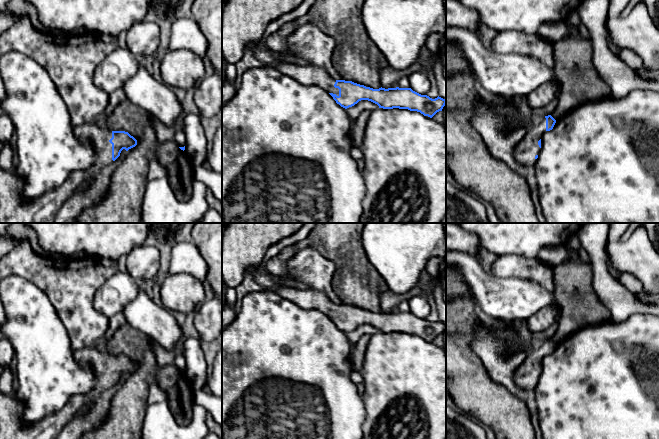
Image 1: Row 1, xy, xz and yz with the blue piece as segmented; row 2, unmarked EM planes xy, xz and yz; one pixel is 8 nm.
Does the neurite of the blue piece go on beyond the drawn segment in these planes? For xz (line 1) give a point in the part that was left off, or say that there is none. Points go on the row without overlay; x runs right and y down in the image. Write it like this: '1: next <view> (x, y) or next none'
1: next xz (306, 297)

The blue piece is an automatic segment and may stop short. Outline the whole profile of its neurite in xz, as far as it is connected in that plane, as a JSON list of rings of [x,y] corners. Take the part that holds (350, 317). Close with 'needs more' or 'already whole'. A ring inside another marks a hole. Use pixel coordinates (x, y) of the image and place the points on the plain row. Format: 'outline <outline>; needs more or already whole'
outline [[[281,287],[276,292],[284,299],[306,309],[317,309],[328,316],[341,331],[347,333],[361,324],[371,325],[383,333],[408,333],[432,342],[442,335],[446,324],[421,319],[411,312],[373,313],[352,305],[335,304],[324,293],[311,287]]]; needs more

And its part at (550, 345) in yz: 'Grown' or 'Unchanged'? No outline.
Grown

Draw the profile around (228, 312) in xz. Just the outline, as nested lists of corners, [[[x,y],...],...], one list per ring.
[[[225,303],[222,306],[222,330],[225,329],[236,317],[233,305]]]

